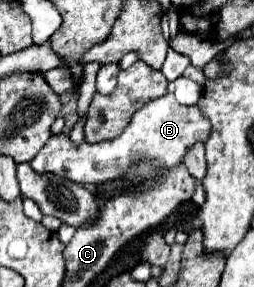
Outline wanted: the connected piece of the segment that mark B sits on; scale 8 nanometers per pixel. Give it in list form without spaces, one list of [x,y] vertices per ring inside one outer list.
[[[173,93],[159,97],[137,111],[129,123],[129,127],[115,139],[103,143],[81,143],[75,147],[67,135],[53,135],[41,153],[31,161],[35,173],[53,173],[65,177],[75,183],[105,183],[111,179],[119,179],[137,159],[151,159],[155,163],[163,163],[167,167],[175,167],[183,163],[187,149],[197,143],[205,143],[211,135],[211,123],[199,111],[199,107],[185,107],[177,103]]]

